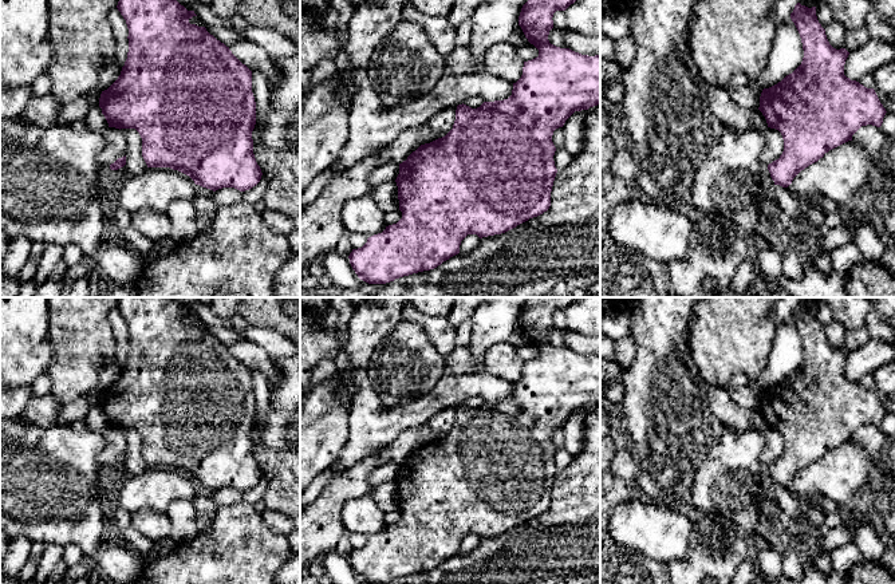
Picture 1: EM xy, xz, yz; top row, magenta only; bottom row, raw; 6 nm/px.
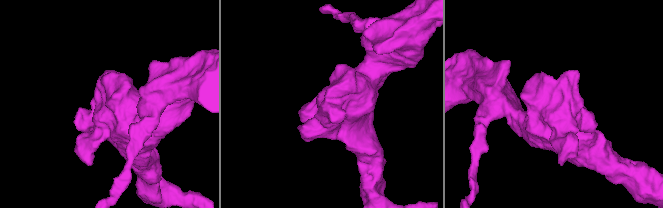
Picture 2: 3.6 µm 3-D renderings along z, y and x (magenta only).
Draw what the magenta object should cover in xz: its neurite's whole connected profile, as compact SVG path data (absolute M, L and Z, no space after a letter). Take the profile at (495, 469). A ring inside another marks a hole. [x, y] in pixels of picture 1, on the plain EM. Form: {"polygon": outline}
{"polygon": "M529 297L521 308L519 325L521 327L528 342L539 350L539 356L532 360L524 362L523 375L516 383L513 383L512 395L504 400L484 402L477 409L472 409L464 403L458 405L456 410L456 421L453 429L445 437L438 438L430 443L421 445L407 457L406 461L399 463L399 474L395 482L398 486L398 500L402 518L397 524L386 526L382 533L368 537L367 542L362 548L352 549L348 556L350 564L360 580L368 584L386 584L403 576L434 569L443 561L460 553L461 541L468 534L477 534L480 538L501 534L528 521L529 518L543 514L549 509L551 492L557 473L553 461L553 455L556 451L556 447L552 442L553 431L559 427L563 427L565 421L575 411L588 410L590 407L600 405L600 355L581 355L569 348L556 347L548 340L549 331L553 328L553 313L556 311L565 311L577 299L579 297Z"}

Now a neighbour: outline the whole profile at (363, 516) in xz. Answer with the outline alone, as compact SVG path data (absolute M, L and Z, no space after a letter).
M371 492L346 502L342 509L342 521L347 533L359 533L367 537L382 533L386 529L385 513L372 500Z

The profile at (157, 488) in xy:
M147 467L142 474L126 480L115 497L118 508L130 513L166 513L174 501L193 500L196 484L189 476L170 467Z

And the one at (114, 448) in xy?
M107 427L100 434L106 439L103 450L98 454L96 459L102 466L110 466L118 458L122 458L127 453L127 447L123 445L123 435L119 429Z

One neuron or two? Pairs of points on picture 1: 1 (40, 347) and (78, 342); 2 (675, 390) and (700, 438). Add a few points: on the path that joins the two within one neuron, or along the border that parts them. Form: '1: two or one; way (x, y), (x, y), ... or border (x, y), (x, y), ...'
1: two; border (50, 315), (52, 363), (44, 373)
2: one; way (675, 402), (681, 419), (687, 426)

